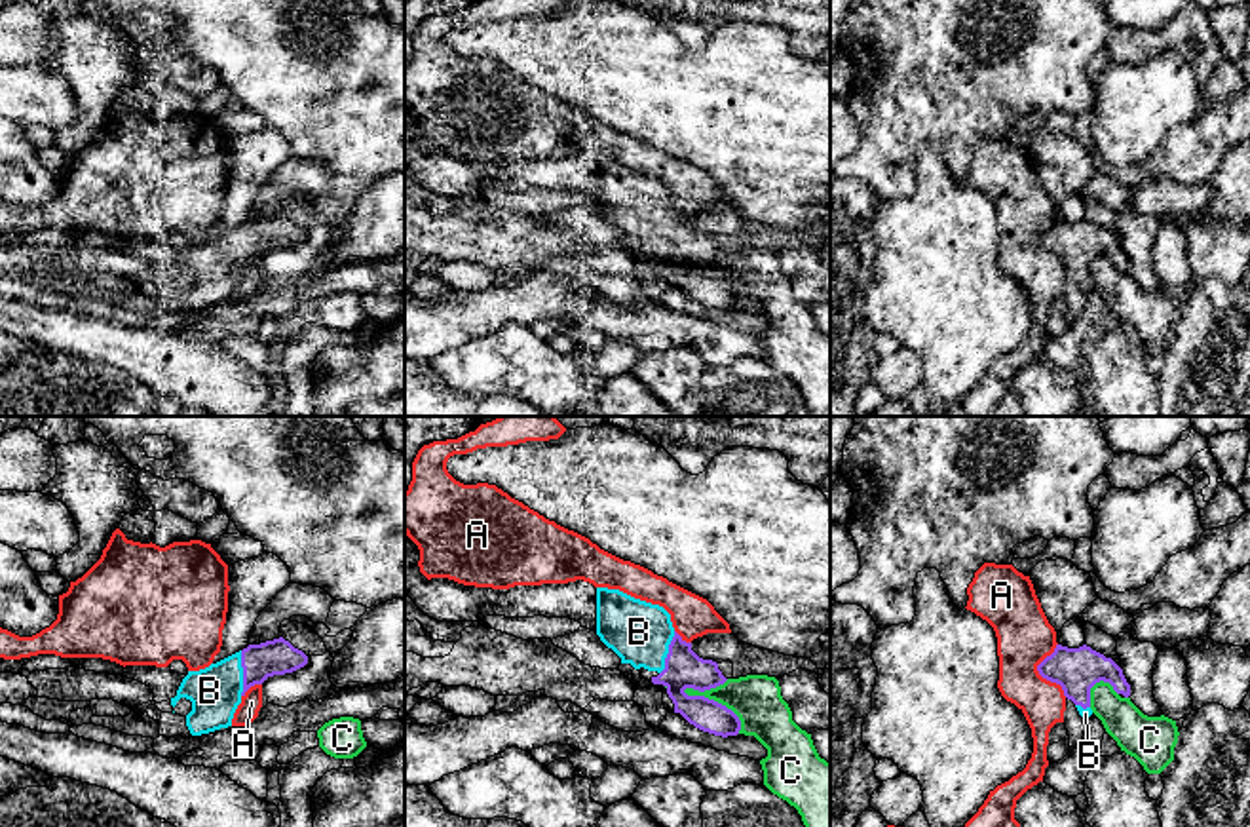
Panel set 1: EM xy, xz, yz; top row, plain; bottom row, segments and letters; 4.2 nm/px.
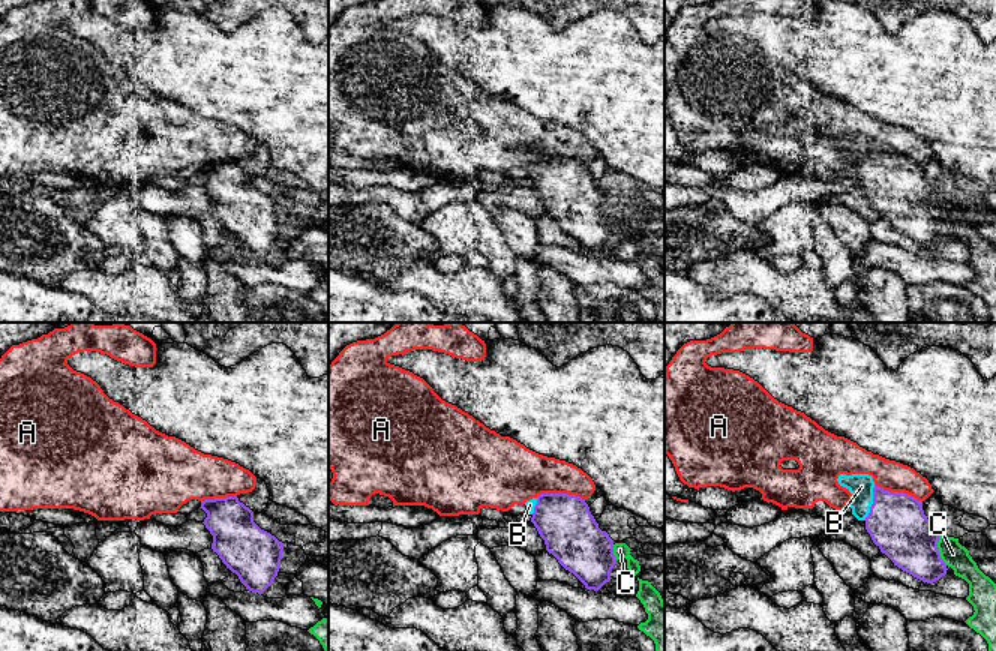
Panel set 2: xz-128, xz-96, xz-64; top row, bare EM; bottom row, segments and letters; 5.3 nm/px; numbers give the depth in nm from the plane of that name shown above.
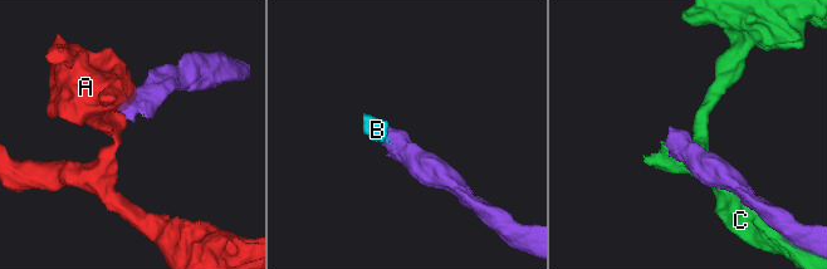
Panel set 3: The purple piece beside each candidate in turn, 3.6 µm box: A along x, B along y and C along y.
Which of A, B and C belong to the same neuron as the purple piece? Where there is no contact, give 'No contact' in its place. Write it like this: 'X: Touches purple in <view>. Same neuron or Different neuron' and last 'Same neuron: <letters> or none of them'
A: Touches purple in yz. Different neuron
B: Touches purple in xy. Same neuron
C: Touches purple in xz. Different neuron
Same neuron: B

